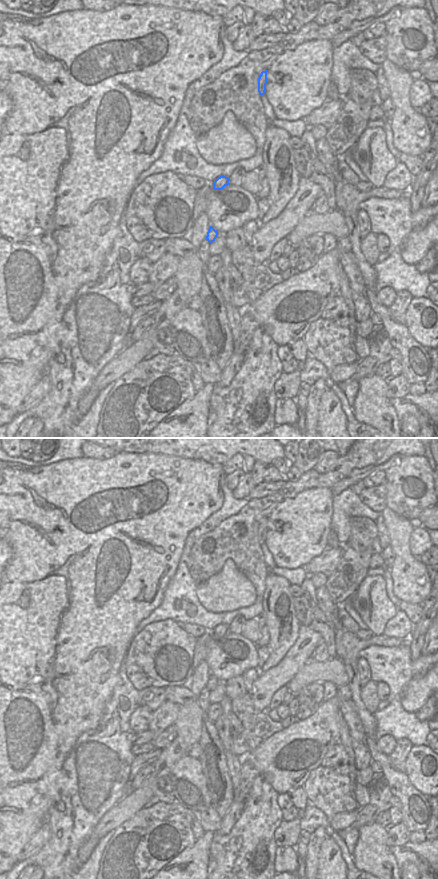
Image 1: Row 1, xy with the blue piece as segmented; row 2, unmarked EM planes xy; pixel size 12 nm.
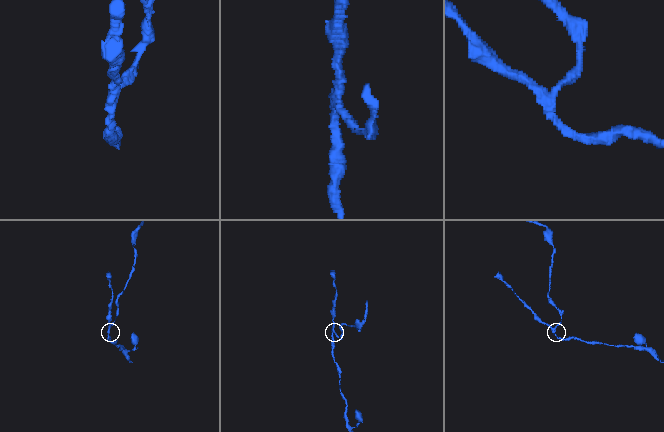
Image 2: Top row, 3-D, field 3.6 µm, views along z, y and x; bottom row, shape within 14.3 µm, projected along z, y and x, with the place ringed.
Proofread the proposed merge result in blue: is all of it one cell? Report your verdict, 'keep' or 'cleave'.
cleave

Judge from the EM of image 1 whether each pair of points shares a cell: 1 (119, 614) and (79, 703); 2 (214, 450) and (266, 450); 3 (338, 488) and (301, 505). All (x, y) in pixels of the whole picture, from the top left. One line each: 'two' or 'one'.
1: one
2: one
3: two

